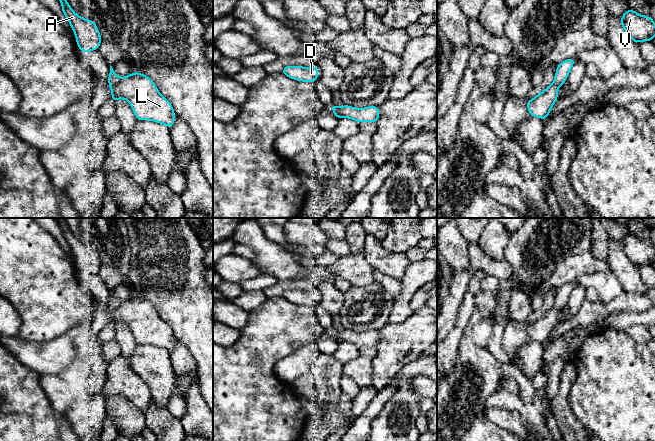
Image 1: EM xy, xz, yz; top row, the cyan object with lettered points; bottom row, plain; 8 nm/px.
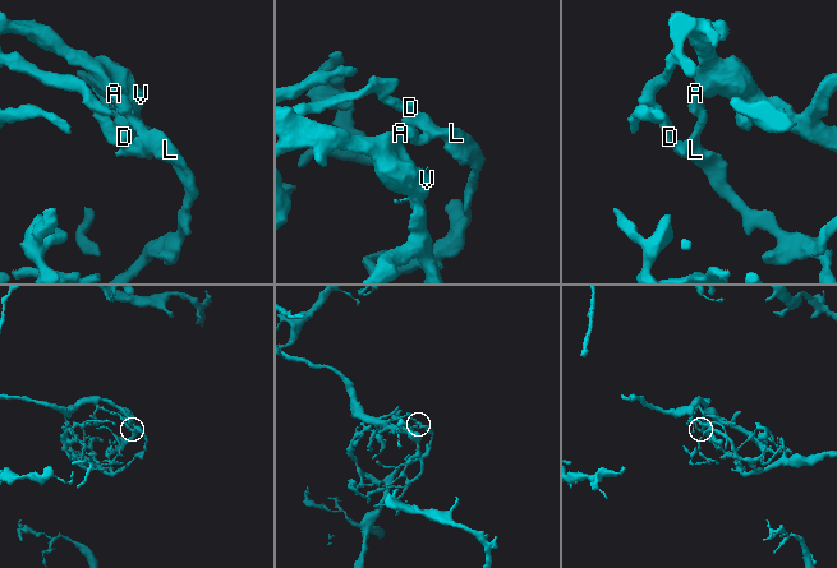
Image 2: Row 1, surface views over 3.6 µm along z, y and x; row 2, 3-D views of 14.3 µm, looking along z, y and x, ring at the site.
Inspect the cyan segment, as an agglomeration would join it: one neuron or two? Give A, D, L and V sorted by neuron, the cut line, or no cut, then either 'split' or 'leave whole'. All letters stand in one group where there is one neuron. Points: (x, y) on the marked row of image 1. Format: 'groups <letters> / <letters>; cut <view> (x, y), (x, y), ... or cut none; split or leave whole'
groups A D V / L; cut xy (122, 78), (110, 86); split

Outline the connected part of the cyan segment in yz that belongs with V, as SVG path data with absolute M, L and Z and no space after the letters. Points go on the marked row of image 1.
M628 9L619 19L623 29L635 44L642 41L651 42L655 37L655 22L650 16L643 16Z

